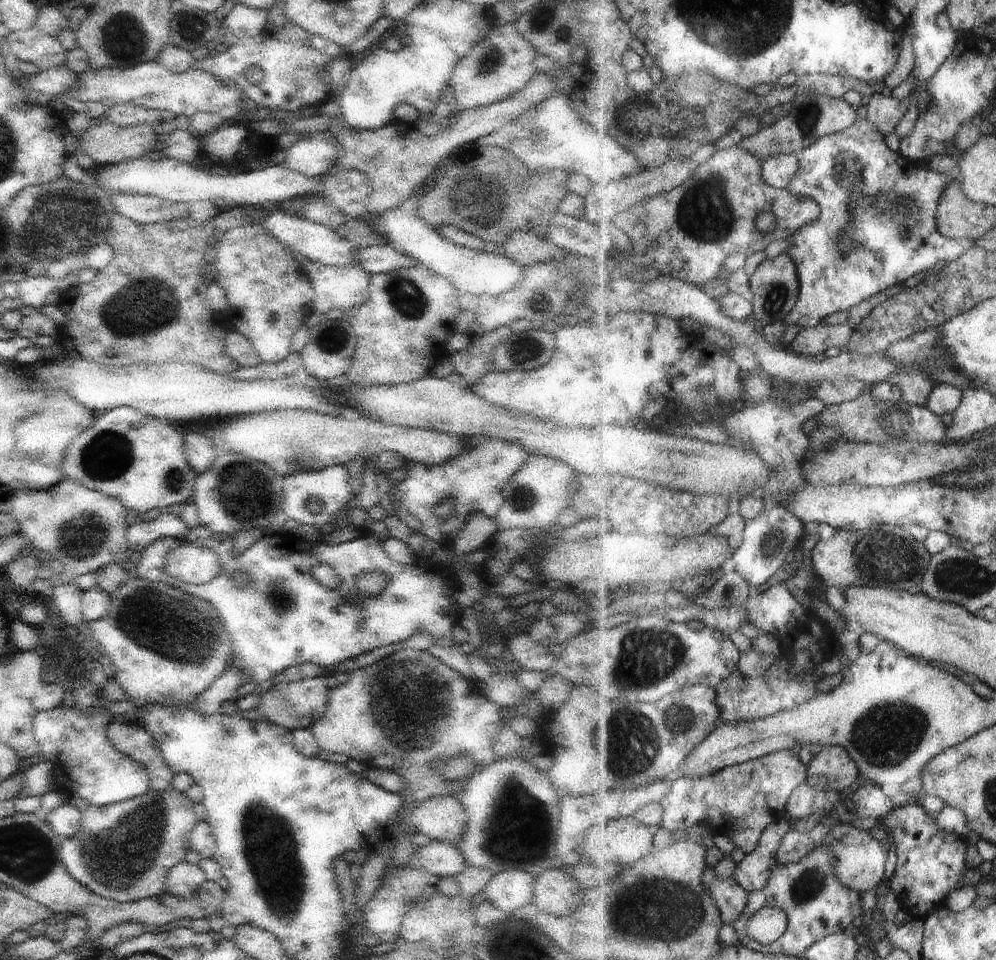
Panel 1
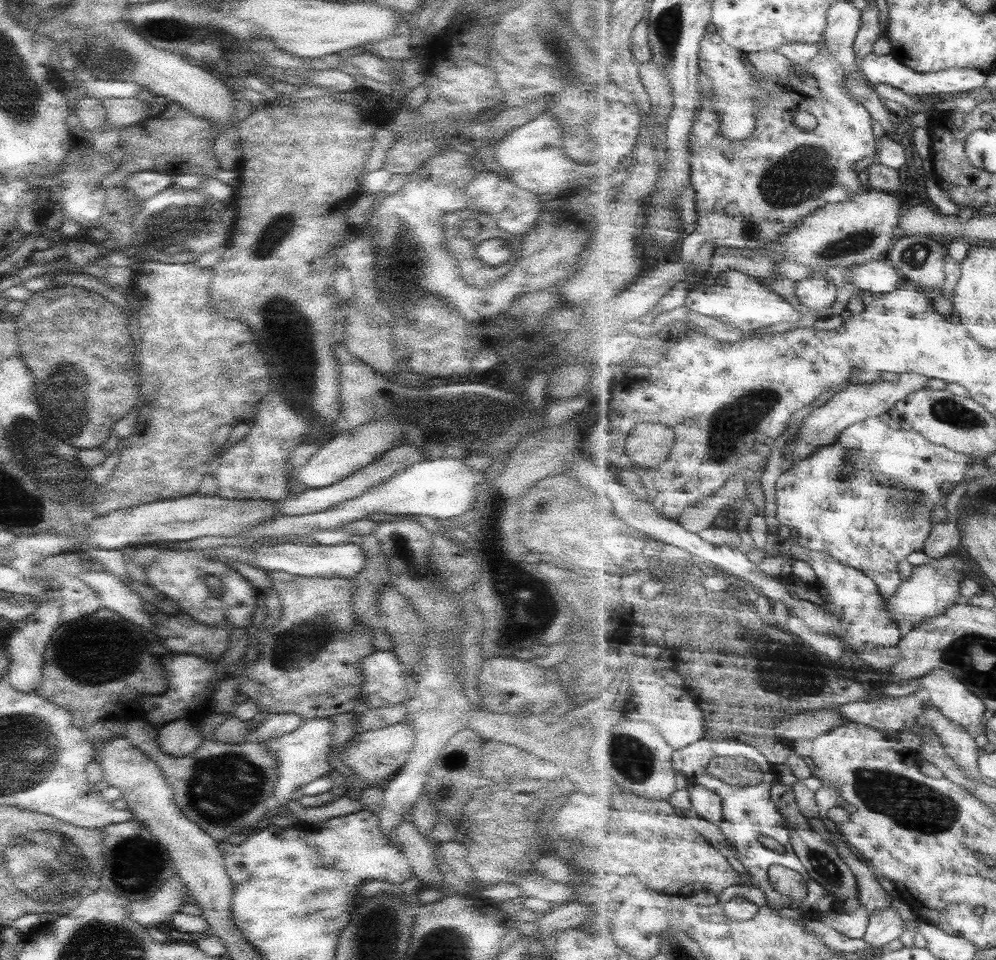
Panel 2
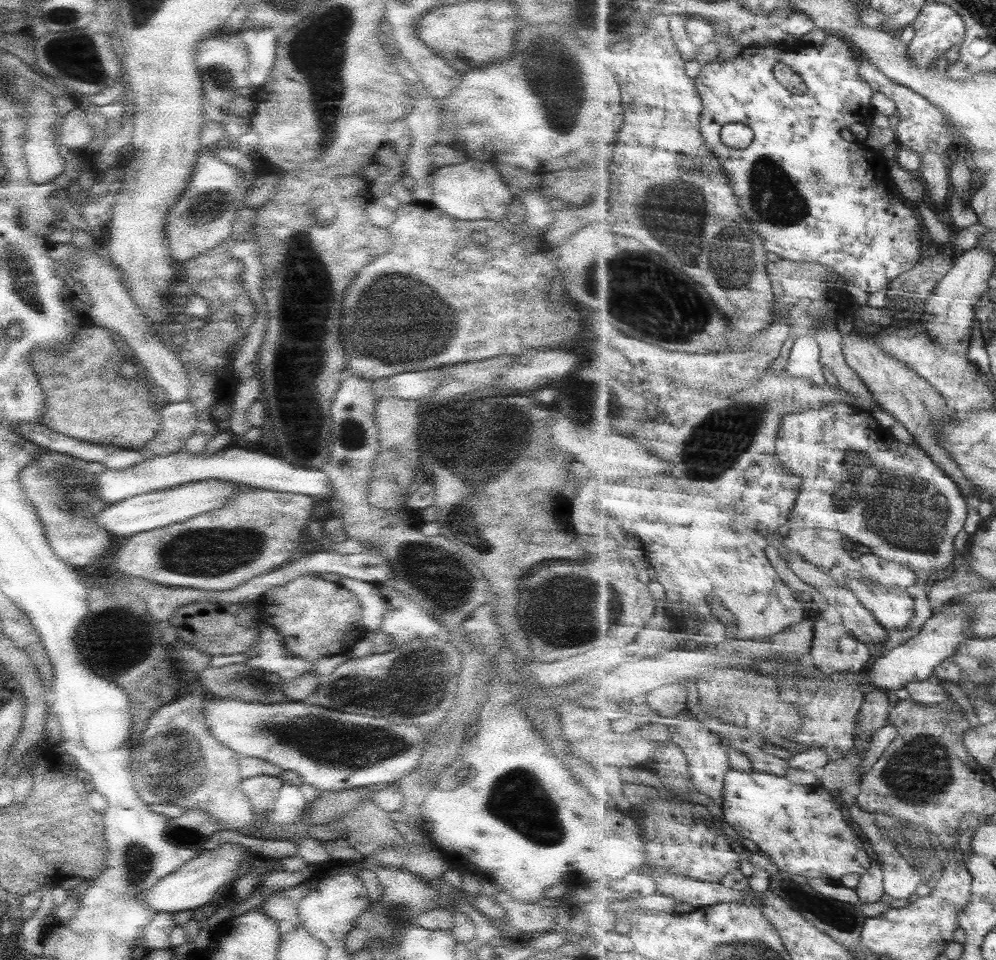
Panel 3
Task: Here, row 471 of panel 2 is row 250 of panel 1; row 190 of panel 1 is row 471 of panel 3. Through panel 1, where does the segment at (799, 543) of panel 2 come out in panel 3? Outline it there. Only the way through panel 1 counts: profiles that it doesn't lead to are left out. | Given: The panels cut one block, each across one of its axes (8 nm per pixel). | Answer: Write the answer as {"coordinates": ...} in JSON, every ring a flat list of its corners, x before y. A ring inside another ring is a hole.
{"coordinates":[[840,403,837,405,829,405,819,410,807,410,800,412,792,412,783,418,782,429,779,431,778,440,776,441,776,457,782,463,785,471,803,478,801,484,801,492,797,496,797,502,793,504,793,510,789,514,788,524,791,529,801,528,818,528,819,530,836,530,845,538,853,540,856,544,865,545,872,550,872,553,879,558,891,563,903,564,907,568,918,573,925,573,930,577,935,575,944,576,947,571,952,569,953,560,955,560,955,536,963,530,963,524,967,520,966,496,962,493,957,482,939,467,930,455,921,447,907,445,897,440,889,429,883,428,877,420,873,418,870,411,858,408,857,406]]}

